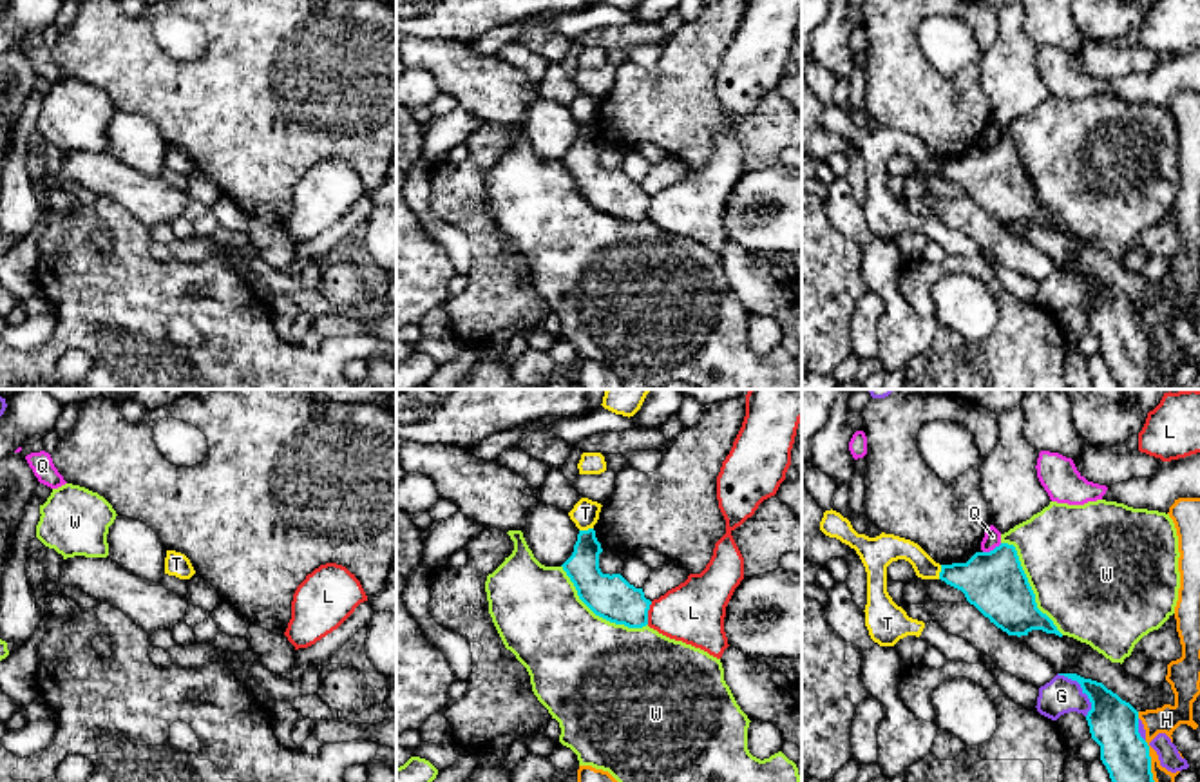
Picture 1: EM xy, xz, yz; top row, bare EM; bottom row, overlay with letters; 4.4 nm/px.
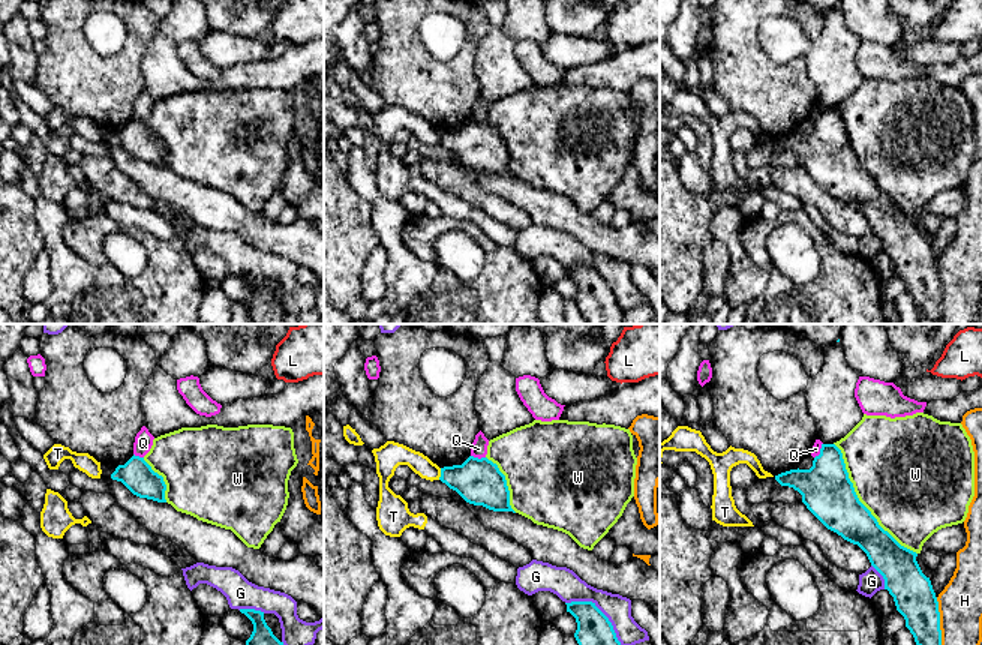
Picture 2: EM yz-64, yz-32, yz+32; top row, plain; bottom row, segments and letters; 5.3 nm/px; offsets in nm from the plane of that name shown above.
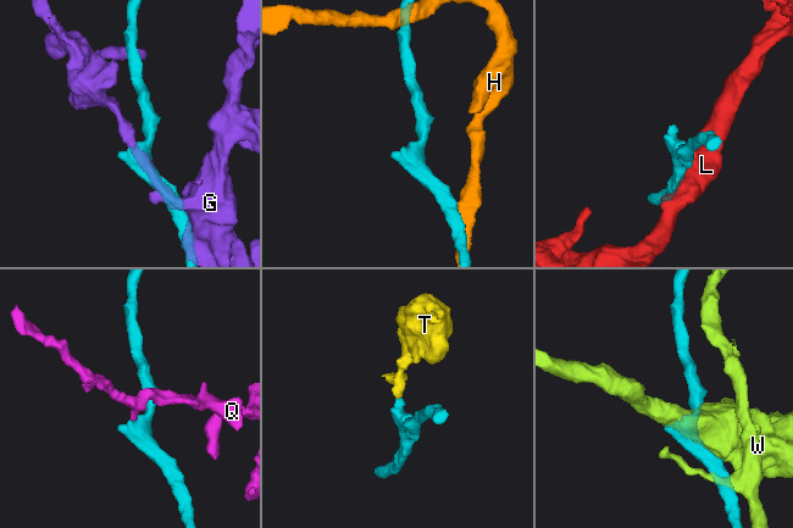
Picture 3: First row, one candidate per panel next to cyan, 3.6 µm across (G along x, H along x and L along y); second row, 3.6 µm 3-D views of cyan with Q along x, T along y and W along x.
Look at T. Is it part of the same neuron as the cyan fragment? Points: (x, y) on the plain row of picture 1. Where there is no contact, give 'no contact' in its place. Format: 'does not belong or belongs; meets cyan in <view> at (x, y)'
does not belong; meets cyan in xz at (585, 125)

